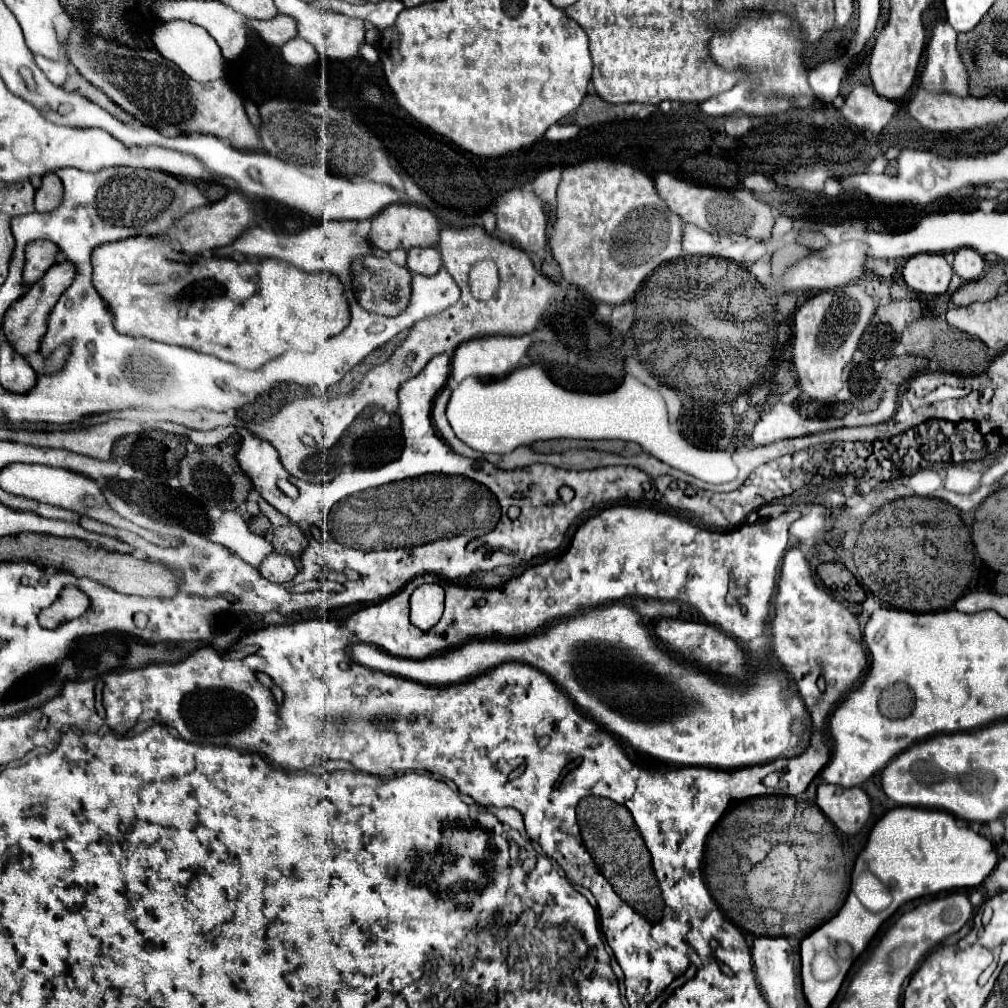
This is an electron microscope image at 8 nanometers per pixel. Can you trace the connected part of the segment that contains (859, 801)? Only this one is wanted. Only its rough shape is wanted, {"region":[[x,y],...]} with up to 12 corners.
{"region":[[819,784],[817,806],[843,832],[857,834],[871,814],[861,788],[837,794]]}

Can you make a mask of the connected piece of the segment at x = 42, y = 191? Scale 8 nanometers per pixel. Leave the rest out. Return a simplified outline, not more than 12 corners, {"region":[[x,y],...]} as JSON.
{"region":[[45,174],[35,194],[35,208],[51,212],[61,206],[63,184]]}

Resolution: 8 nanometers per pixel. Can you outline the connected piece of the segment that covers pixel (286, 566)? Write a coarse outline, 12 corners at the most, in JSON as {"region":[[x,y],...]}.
{"region":[[271,552],[259,566],[263,578],[283,584],[295,578],[291,556]]}

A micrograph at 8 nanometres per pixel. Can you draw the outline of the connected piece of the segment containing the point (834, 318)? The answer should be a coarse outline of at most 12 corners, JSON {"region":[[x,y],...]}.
{"region":[[863,282],[795,312],[793,362],[813,400],[835,402],[861,318]]}

